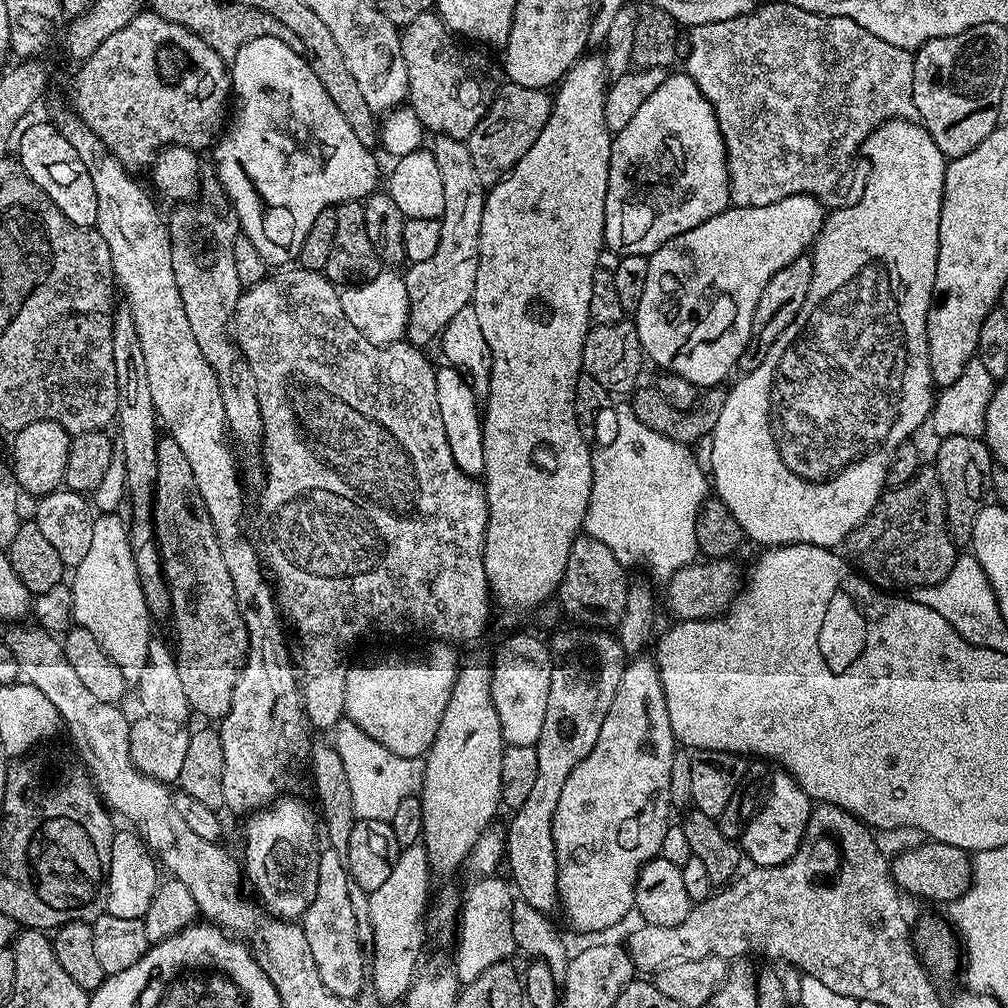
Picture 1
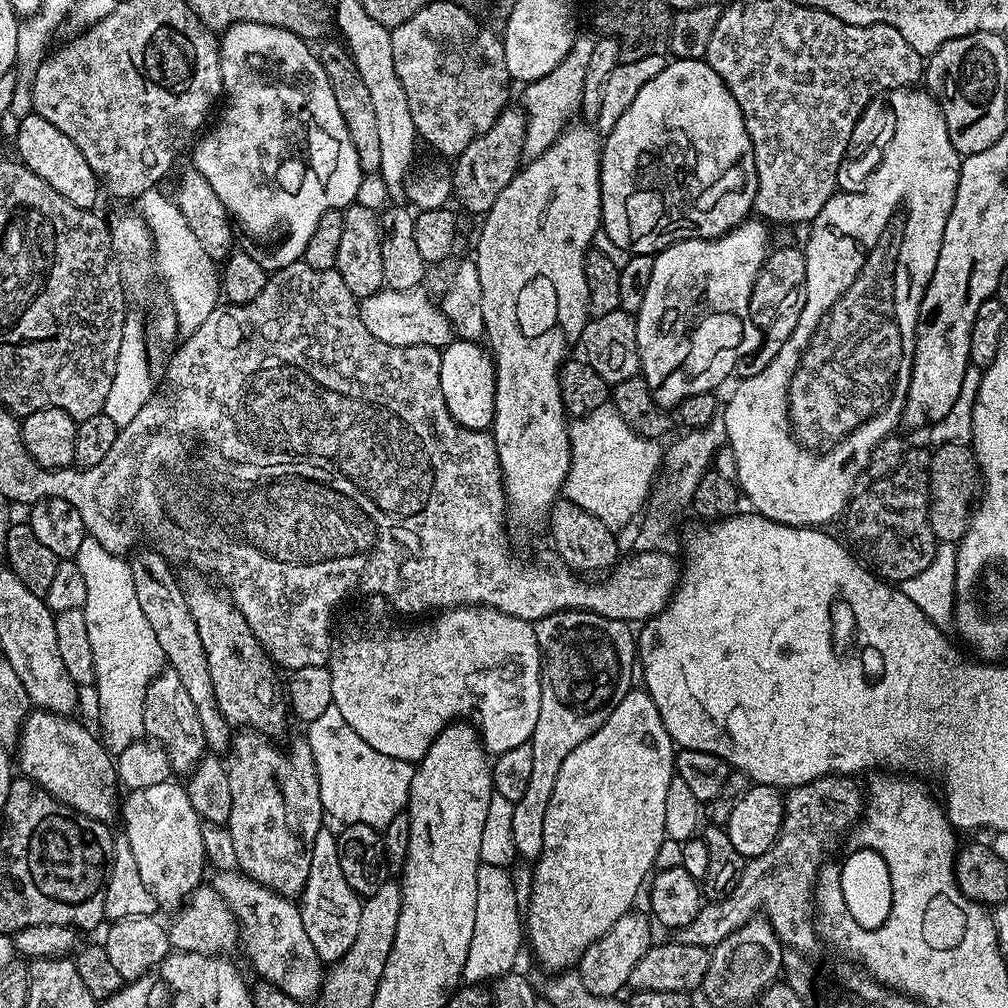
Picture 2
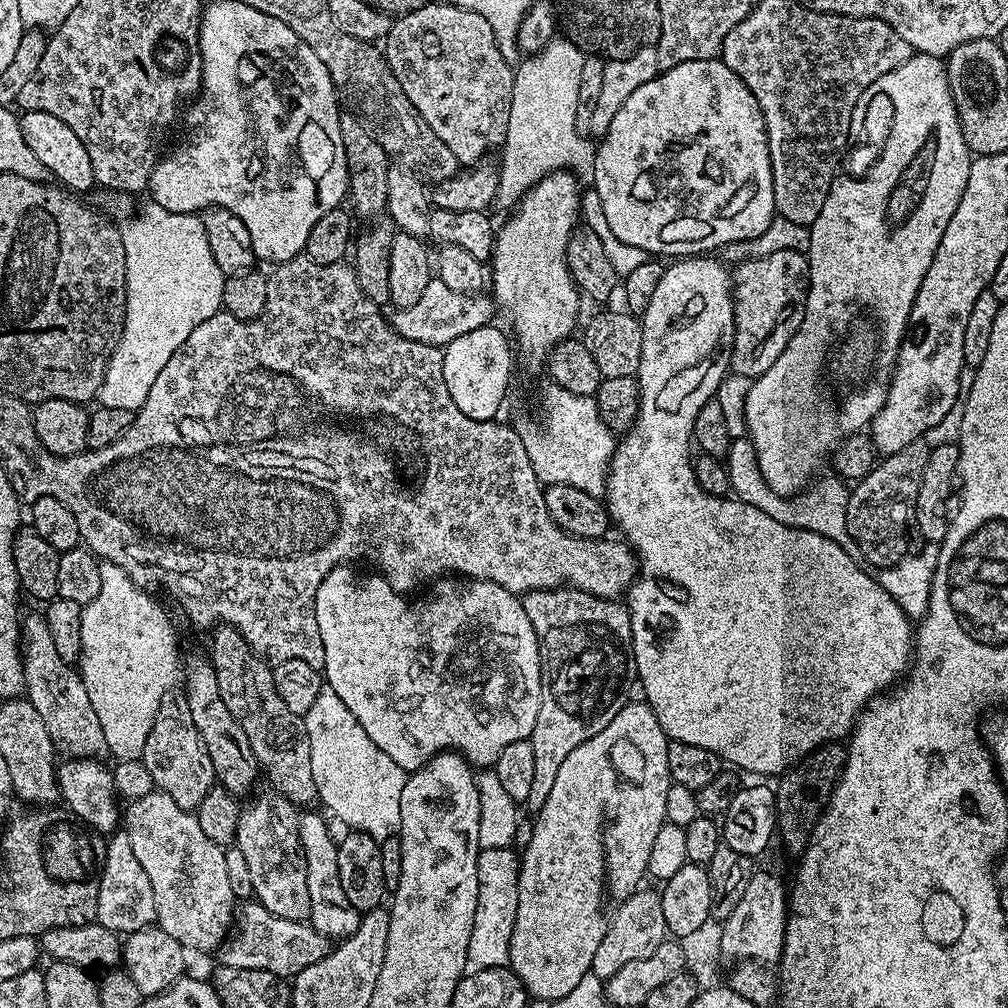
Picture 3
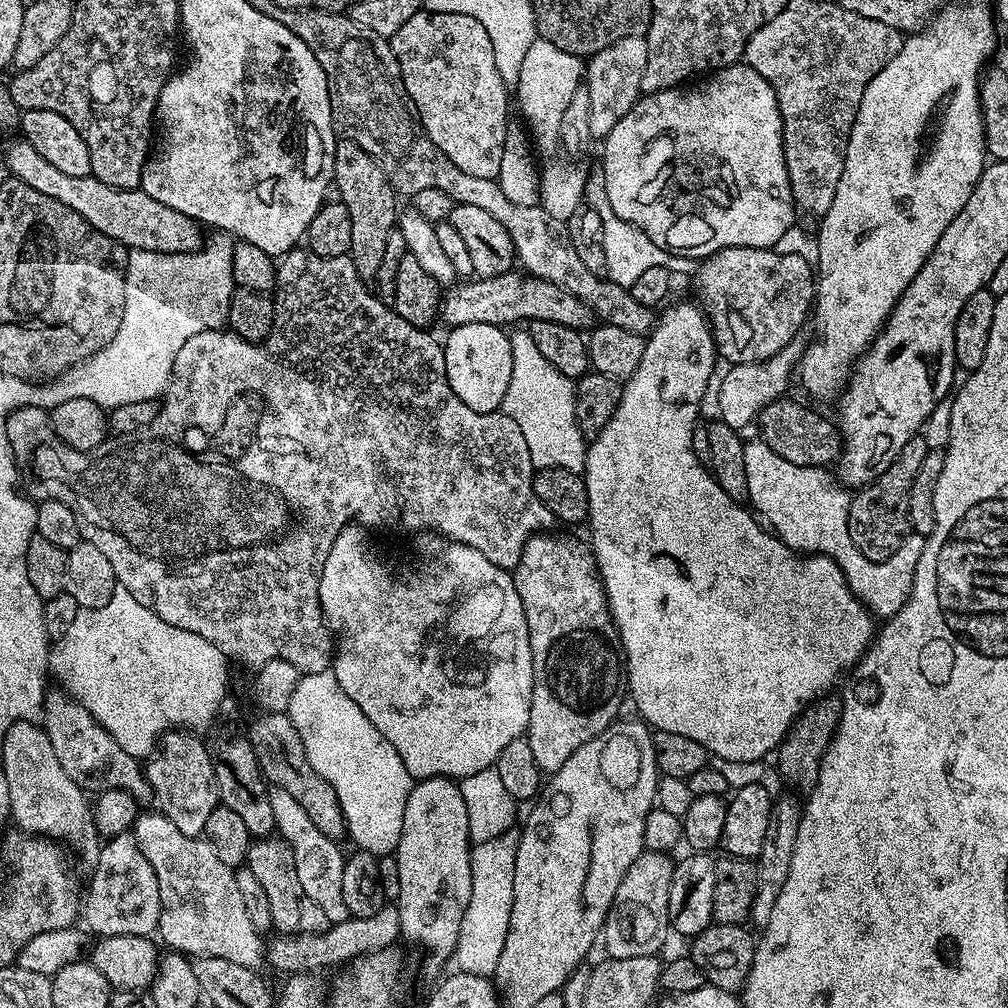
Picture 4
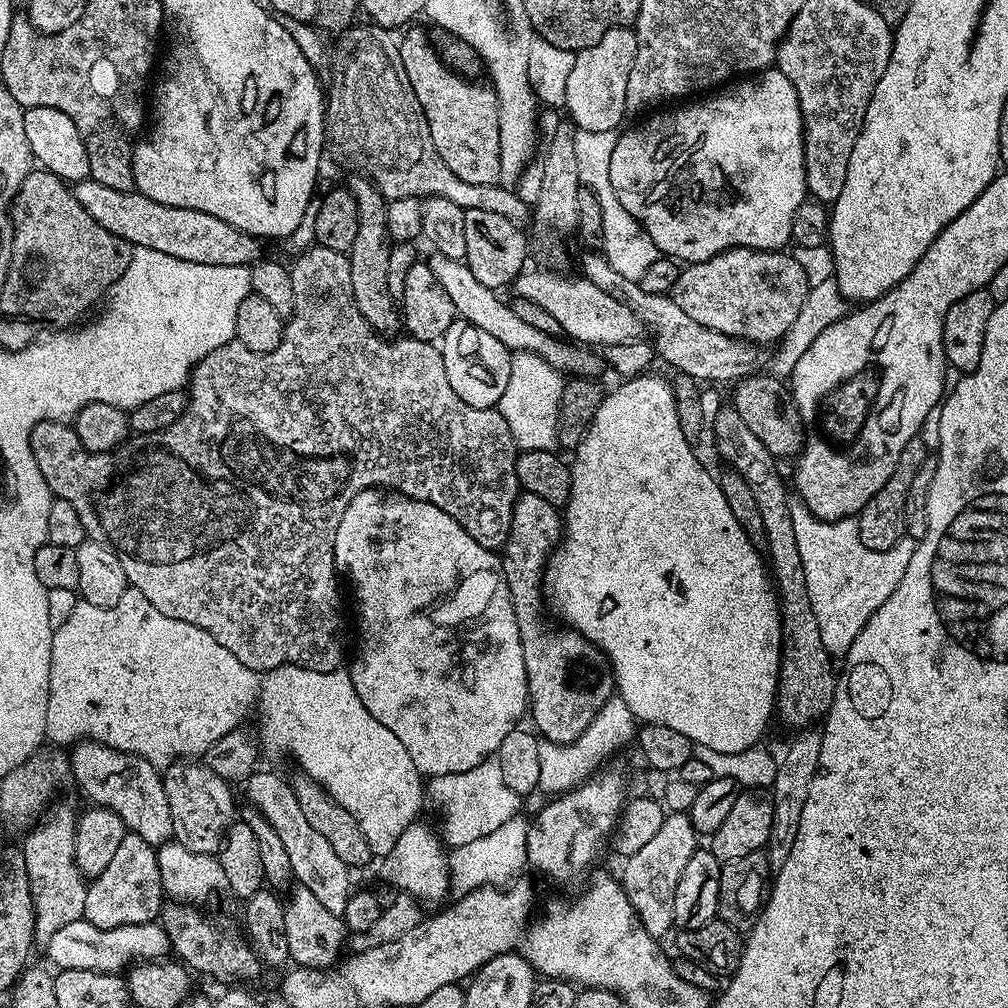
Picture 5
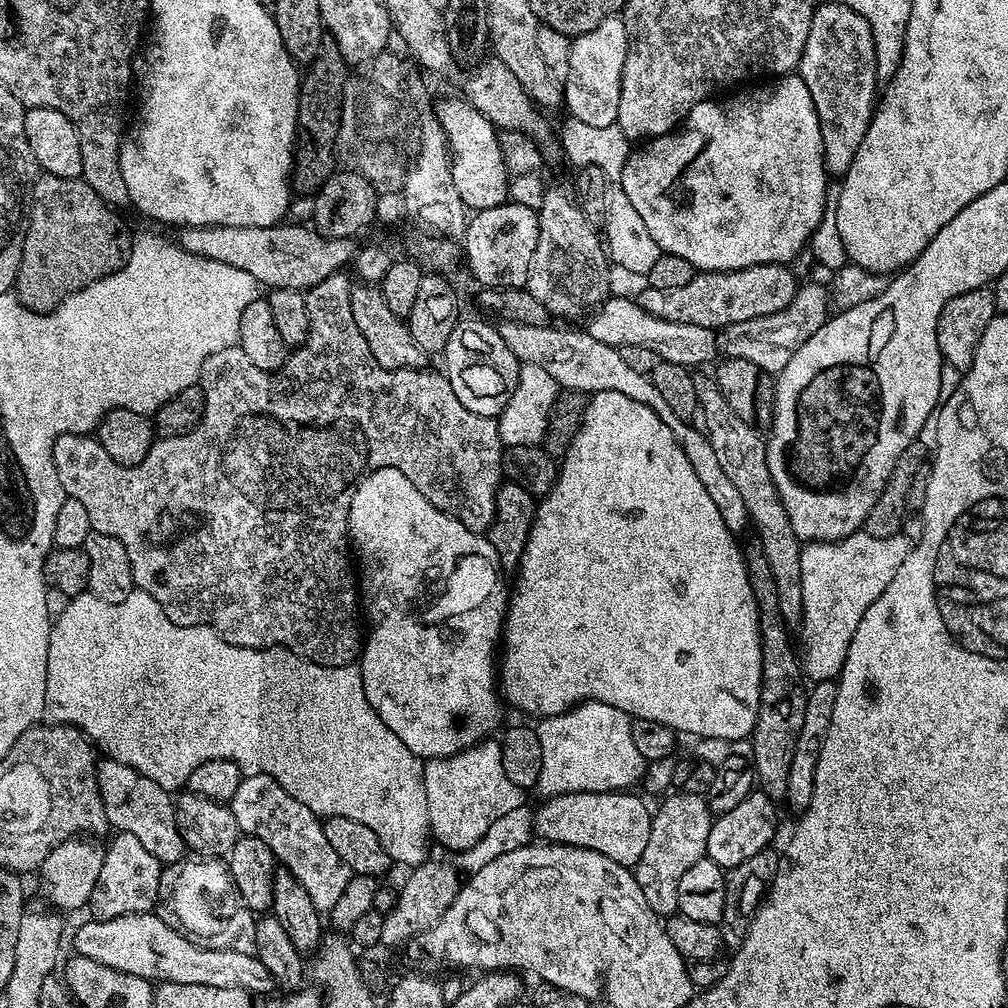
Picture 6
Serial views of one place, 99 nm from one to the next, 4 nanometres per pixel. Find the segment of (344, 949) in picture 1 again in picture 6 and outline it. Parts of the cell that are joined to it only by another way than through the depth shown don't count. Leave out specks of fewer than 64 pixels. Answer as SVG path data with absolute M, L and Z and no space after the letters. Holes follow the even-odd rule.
M266 774L244 776L238 790L234 790L234 798L230 802L230 807L234 814L234 822L238 822L241 833L254 838L262 838L262 842L266 842L266 846L270 846L277 861L283 867L288 868L290 874L294 874L294 878L298 878L298 882L302 882L302 886L306 886L306 894L310 894L310 902L314 902L316 908L331 910L338 902L338 898L342 898L350 879L350 873L346 862L342 862L342 858L338 858L338 854L334 854L330 842L326 842L321 817L317 816L315 812L311 812L306 806L302 806L302 802L298 802L298 798L286 794L286 790L282 790L282 786L278 786L278 782L274 782L274 778L270 778Z

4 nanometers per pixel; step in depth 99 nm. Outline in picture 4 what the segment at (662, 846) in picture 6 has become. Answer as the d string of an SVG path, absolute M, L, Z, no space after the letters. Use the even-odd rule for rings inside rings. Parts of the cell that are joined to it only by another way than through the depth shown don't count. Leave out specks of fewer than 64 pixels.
M645 851L626 870L622 878L622 886L618 886L616 902L602 933L602 948L604 948L609 957L614 960L622 958L642 958L643 956L654 956L663 953L664 943L670 937L670 882L672 881L672 870L674 867L673 857L667 852L649 852Z

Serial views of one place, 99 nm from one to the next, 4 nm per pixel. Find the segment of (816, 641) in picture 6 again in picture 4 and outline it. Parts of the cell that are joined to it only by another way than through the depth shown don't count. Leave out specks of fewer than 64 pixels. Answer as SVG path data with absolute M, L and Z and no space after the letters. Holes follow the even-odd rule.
M762 438L755 439L749 439L744 445L749 486L747 503L763 517L767 527L788 548L801 554L830 557L842 570L846 582L852 587L852 593L868 607L873 617L887 618L898 614L898 610L902 610L910 598L914 570L918 570L918 558L922 558L923 543L912 545L912 542L906 542L885 560L866 558L866 554L862 554L862 550L858 550L850 538L850 496L838 487L833 473L831 476L831 471L823 468L794 466L794 462L786 462L786 458L774 454L774 450L770 450Z

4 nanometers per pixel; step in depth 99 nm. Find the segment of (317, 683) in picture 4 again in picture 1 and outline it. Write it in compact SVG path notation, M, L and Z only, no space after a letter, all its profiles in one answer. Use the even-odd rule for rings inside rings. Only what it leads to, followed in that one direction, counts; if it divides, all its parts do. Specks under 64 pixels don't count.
M343 719L331 729L330 743L346 770L346 782L350 786L352 812L357 820L391 821L402 798L417 795L424 784L424 762L420 758L402 758L380 742L374 742L353 720Z

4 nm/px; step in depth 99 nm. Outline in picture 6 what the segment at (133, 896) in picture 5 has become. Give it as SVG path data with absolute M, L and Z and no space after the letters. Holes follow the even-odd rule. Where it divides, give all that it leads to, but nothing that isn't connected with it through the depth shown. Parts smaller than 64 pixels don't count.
M116 832L113 837L112 841L107 841L102 870L98 874L98 882L94 882L94 890L90 901L91 915L97 920L118 918L122 914L151 912L157 907L155 905L156 899L160 896L160 868L162 869L162 862L158 858L154 858L154 854L150 854L150 850L146 850L146 846L142 846L142 842L138 842L138 838L134 838L134 834Z

